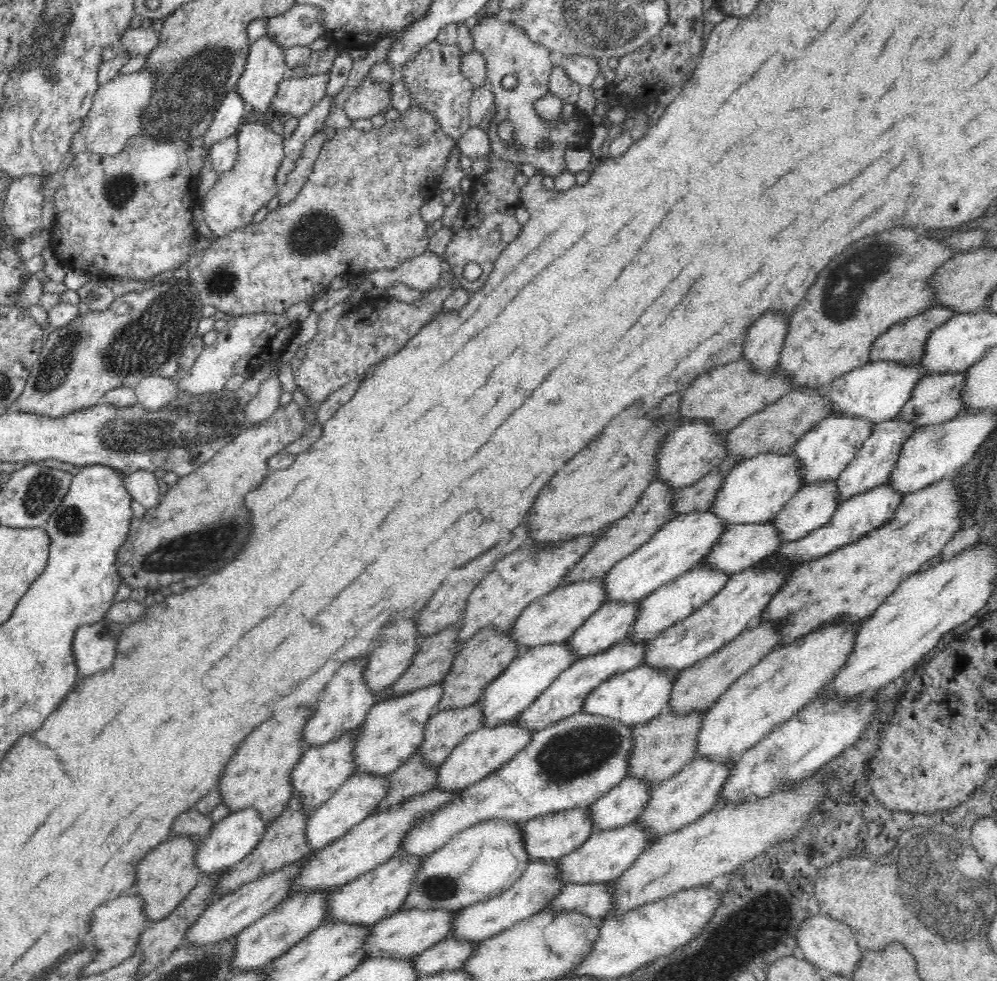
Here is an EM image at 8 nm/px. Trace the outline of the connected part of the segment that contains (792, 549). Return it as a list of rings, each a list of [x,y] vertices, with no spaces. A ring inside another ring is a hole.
[[[888,484],[880,486],[878,489],[870,490],[868,493],[851,499],[848,503],[844,502],[842,505],[838,505],[829,522],[812,530],[804,538],[799,538],[795,541],[781,541],[780,546],[770,556],[760,560],[758,564],[754,564],[752,567],[757,565],[757,568],[761,568],[761,570],[787,572],[796,569],[798,565],[810,562],[810,560],[825,558],[848,544],[858,542],[860,538],[864,538],[869,532],[886,524],[894,517],[896,508],[900,505],[901,500],[902,497],[898,493],[894,493],[888,487]]]

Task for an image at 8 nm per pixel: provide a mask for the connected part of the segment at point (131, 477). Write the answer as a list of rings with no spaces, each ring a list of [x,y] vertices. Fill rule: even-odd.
[[[138,469],[129,471],[122,476],[122,485],[133,500],[140,502],[146,508],[154,508],[160,500],[161,492],[158,479],[152,471]]]

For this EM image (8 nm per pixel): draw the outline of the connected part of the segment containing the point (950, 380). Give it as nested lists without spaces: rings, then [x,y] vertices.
[[[965,372],[960,374],[934,374],[920,379],[911,390],[910,398],[901,406],[895,420],[909,424],[914,431],[926,426],[936,426],[950,422],[960,414],[959,390],[965,380]]]

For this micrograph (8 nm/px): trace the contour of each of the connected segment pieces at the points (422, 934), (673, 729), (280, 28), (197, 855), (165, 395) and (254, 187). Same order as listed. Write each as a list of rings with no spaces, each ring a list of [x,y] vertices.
[[[401,910],[374,923],[363,938],[361,950],[368,958],[406,958],[410,959],[433,944],[447,939],[449,922],[454,912],[447,910]]]
[[[664,711],[642,725],[631,725],[631,747],[627,754],[626,777],[635,778],[651,788],[682,771],[695,756],[694,739],[702,717],[703,713],[673,716],[669,711]]]
[[[296,3],[284,15],[266,19],[266,37],[282,51],[298,46],[308,46],[321,38],[322,15],[318,8]]]
[[[242,809],[230,813],[226,818],[213,823],[206,838],[198,844],[193,854],[194,866],[202,875],[229,869],[255,848],[266,823],[260,820],[254,809]]]
[[[146,376],[134,388],[136,402],[149,411],[157,411],[180,396],[176,381],[165,376]]]
[[[247,119],[238,130],[236,137],[239,153],[234,166],[219,174],[212,189],[203,197],[204,220],[216,237],[221,237],[231,230],[236,230],[251,222],[251,216],[262,205],[276,196],[275,174],[283,157],[283,135],[272,132],[266,124]]]

